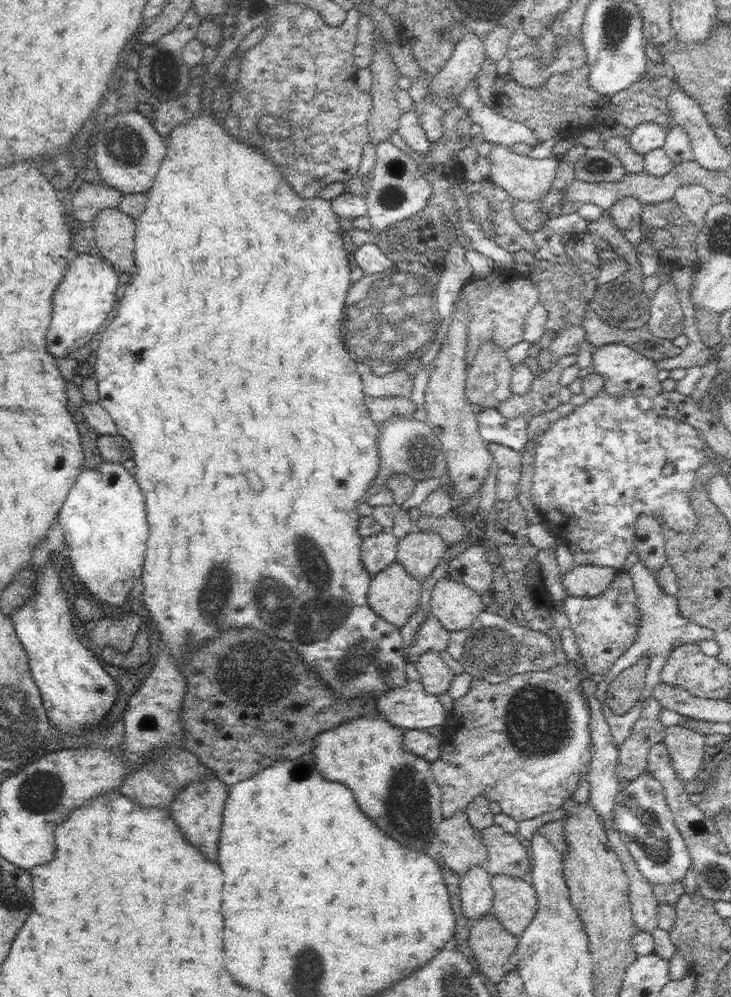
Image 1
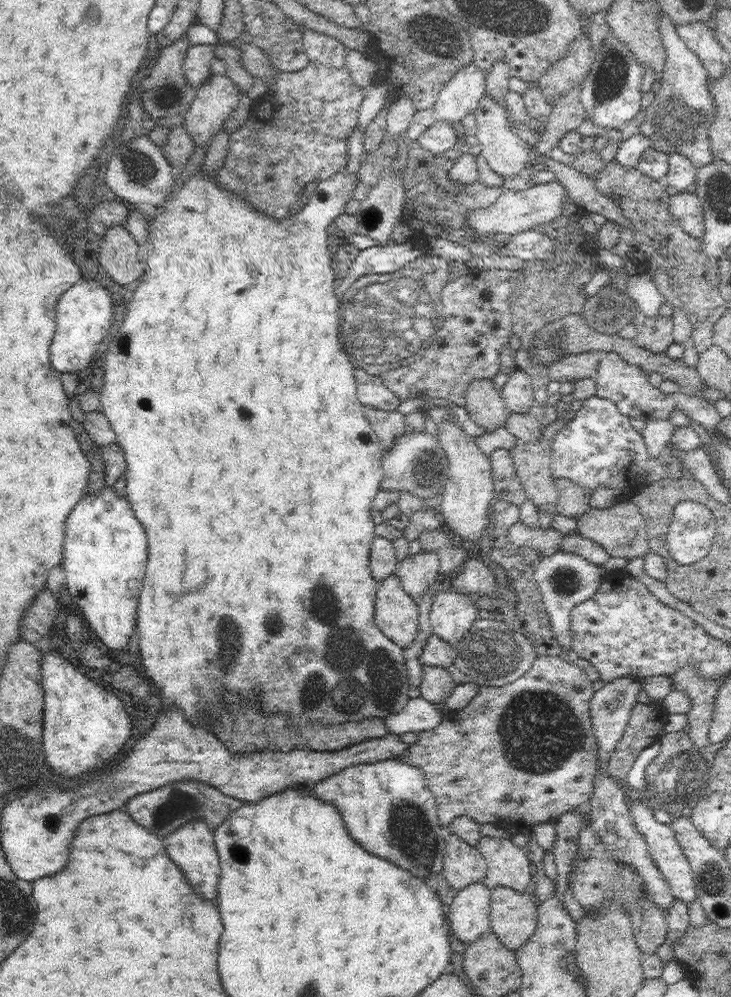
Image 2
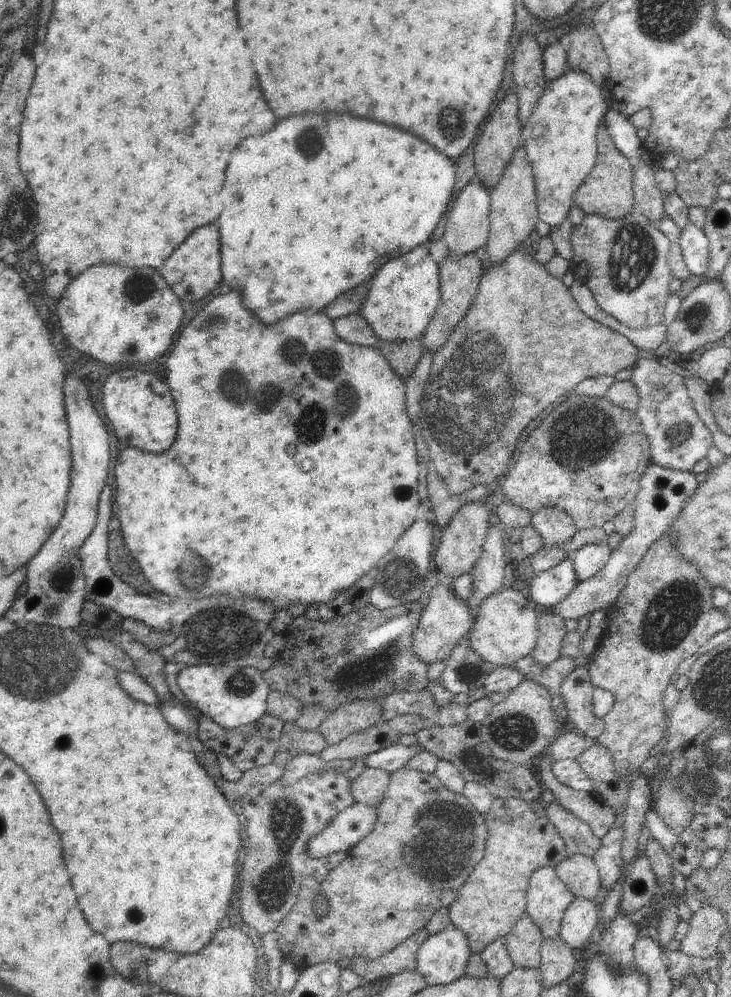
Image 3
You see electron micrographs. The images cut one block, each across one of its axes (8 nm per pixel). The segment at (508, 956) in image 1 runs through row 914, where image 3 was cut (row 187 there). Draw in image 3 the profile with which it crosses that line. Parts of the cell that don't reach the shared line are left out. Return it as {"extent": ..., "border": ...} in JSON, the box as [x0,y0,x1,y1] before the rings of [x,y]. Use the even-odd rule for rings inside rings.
{"extent":[475,91,523,192],"border":[[[515,91],[504,97],[489,122],[483,124],[480,139],[475,145],[475,178],[490,192],[497,186],[507,166],[512,162],[515,150],[521,146],[521,130],[523,127],[519,121],[519,102]]]}

